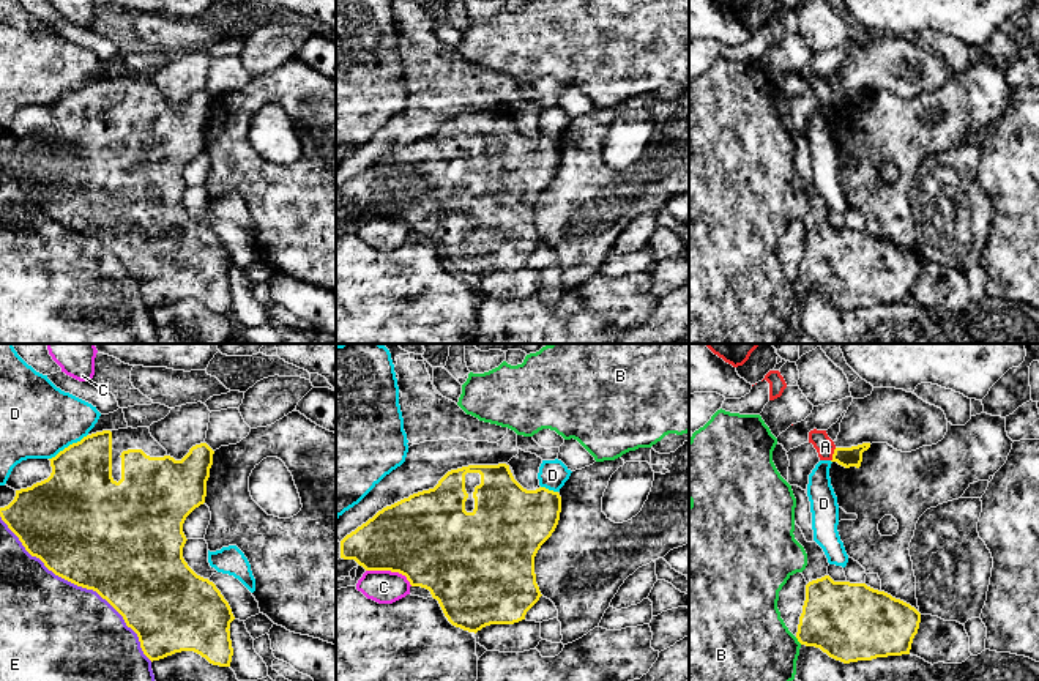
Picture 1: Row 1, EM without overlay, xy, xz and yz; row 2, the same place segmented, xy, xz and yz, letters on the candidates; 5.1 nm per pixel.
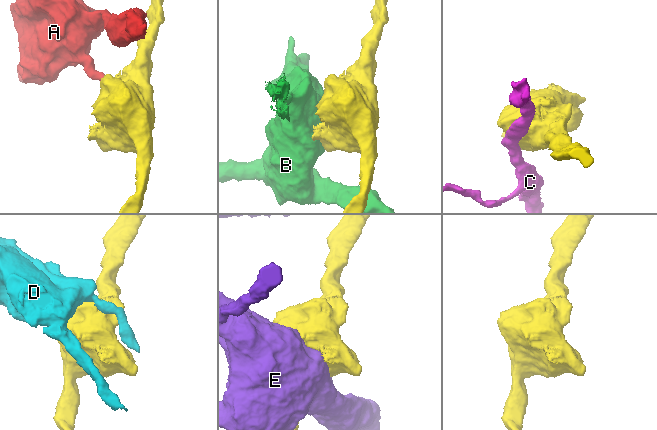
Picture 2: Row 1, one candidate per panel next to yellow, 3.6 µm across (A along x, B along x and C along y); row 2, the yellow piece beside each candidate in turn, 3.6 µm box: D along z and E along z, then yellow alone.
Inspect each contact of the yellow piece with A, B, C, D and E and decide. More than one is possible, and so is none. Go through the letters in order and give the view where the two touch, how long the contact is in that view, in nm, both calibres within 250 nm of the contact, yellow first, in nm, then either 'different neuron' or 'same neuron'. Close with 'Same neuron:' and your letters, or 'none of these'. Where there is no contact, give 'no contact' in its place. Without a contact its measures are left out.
A: contact in yz; length 80 nm; calibres 100 and 100 nm; different neuron
B: contact in yz; length 50 nm; calibres 380 and 460 nm; different neuron
C: contact in xz; length 260 nm; calibres 460 and 170 nm; different neuron
D: contact in xy; length 240 nm; calibres 360 and 380 nm; different neuron
E: contact in xy; length 1050 nm; calibres 500 and 500 nm; different neuron
Same neuron: none of these

